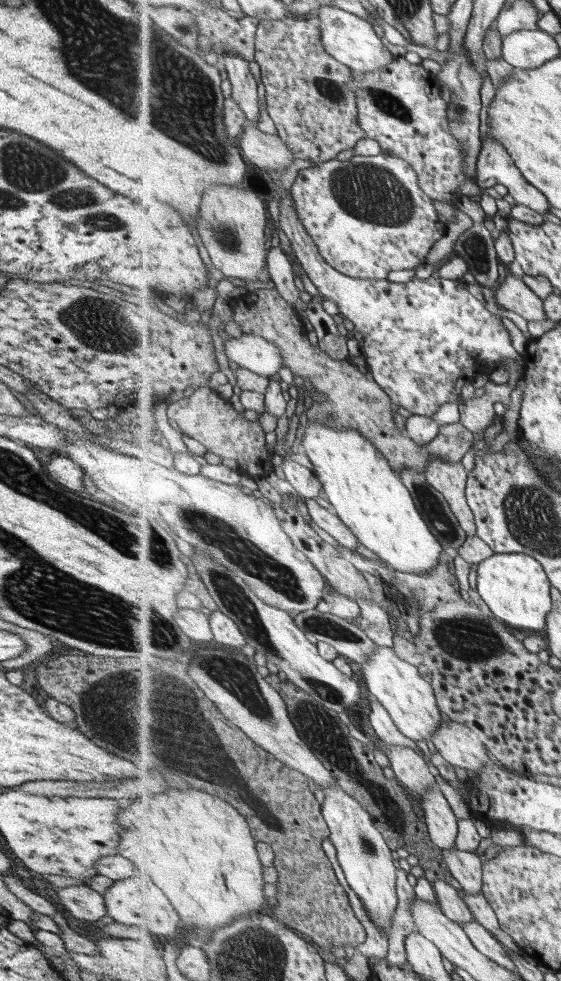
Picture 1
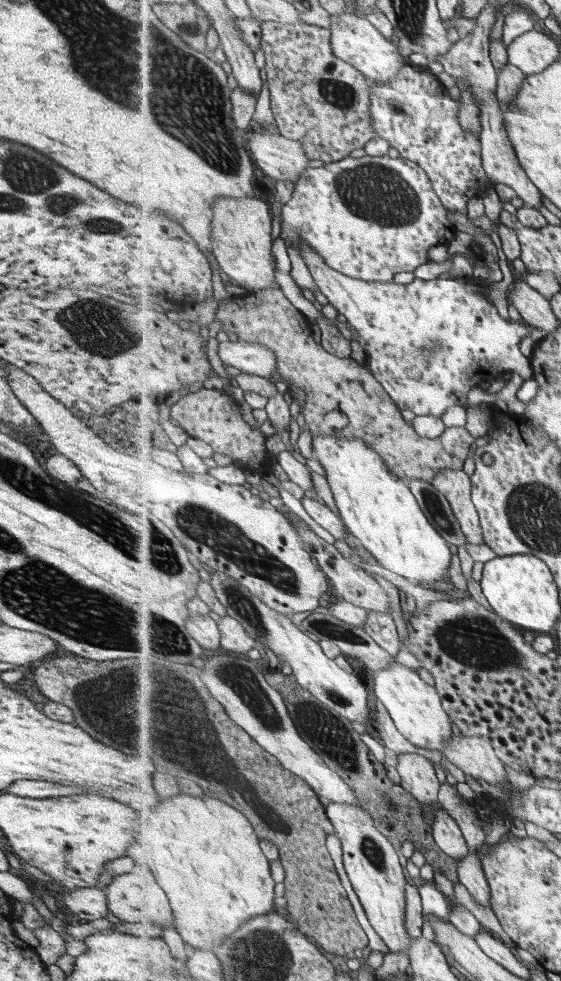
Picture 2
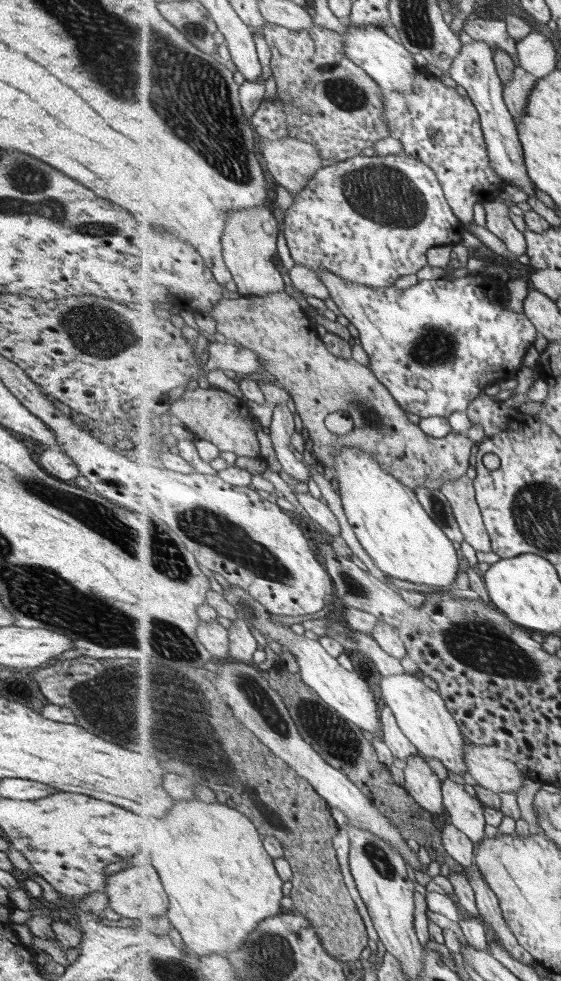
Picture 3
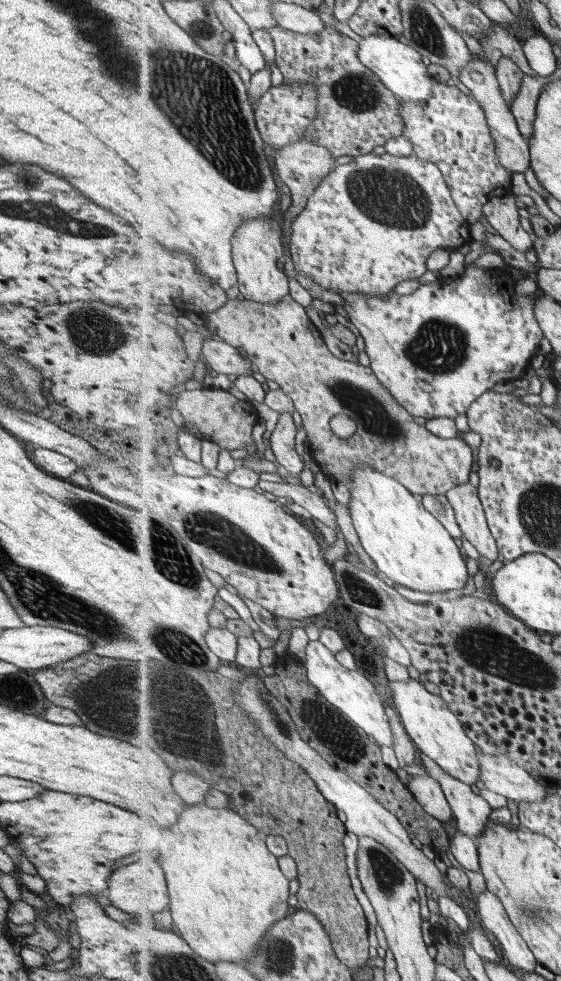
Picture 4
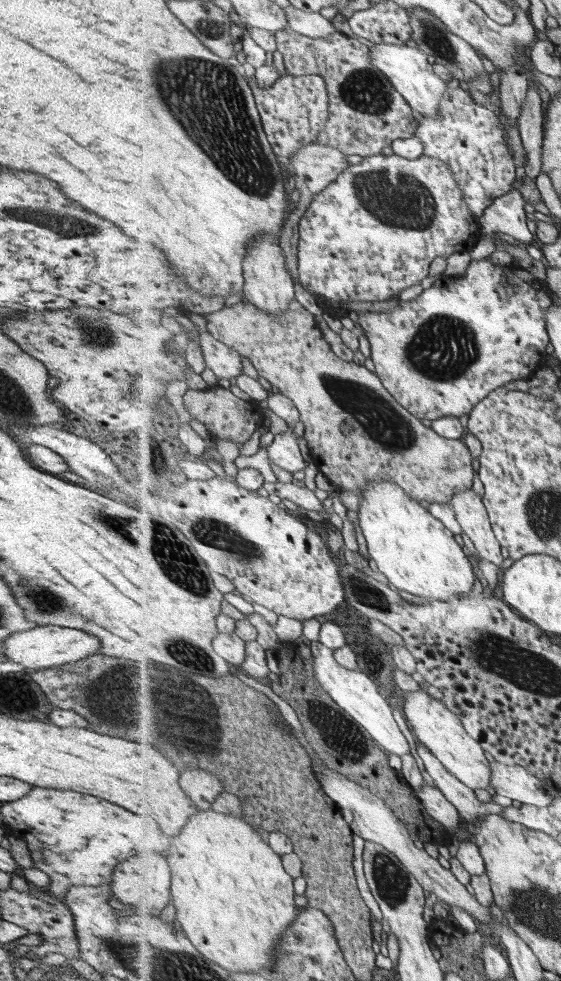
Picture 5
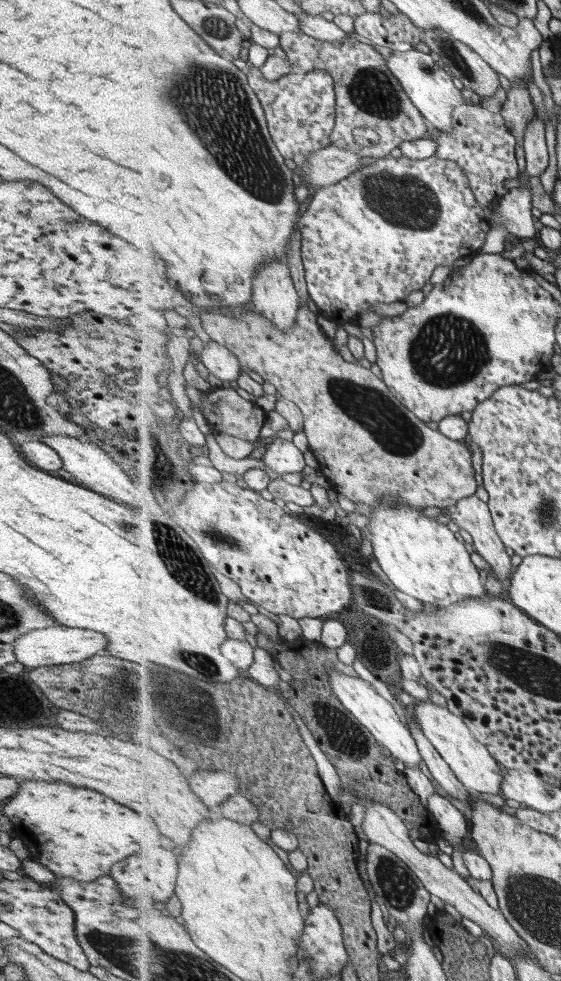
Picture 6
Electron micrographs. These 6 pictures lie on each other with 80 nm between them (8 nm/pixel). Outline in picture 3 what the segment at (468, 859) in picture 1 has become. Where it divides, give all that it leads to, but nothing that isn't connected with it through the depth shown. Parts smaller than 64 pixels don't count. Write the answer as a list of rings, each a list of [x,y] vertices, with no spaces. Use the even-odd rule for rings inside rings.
[[[474,863],[473,866],[465,867],[468,879],[476,892],[476,903],[481,920],[498,936],[498,942],[523,964],[531,965],[537,962],[534,956],[518,941],[509,923],[505,920],[499,897],[489,886],[489,883],[482,877],[482,872]]]

